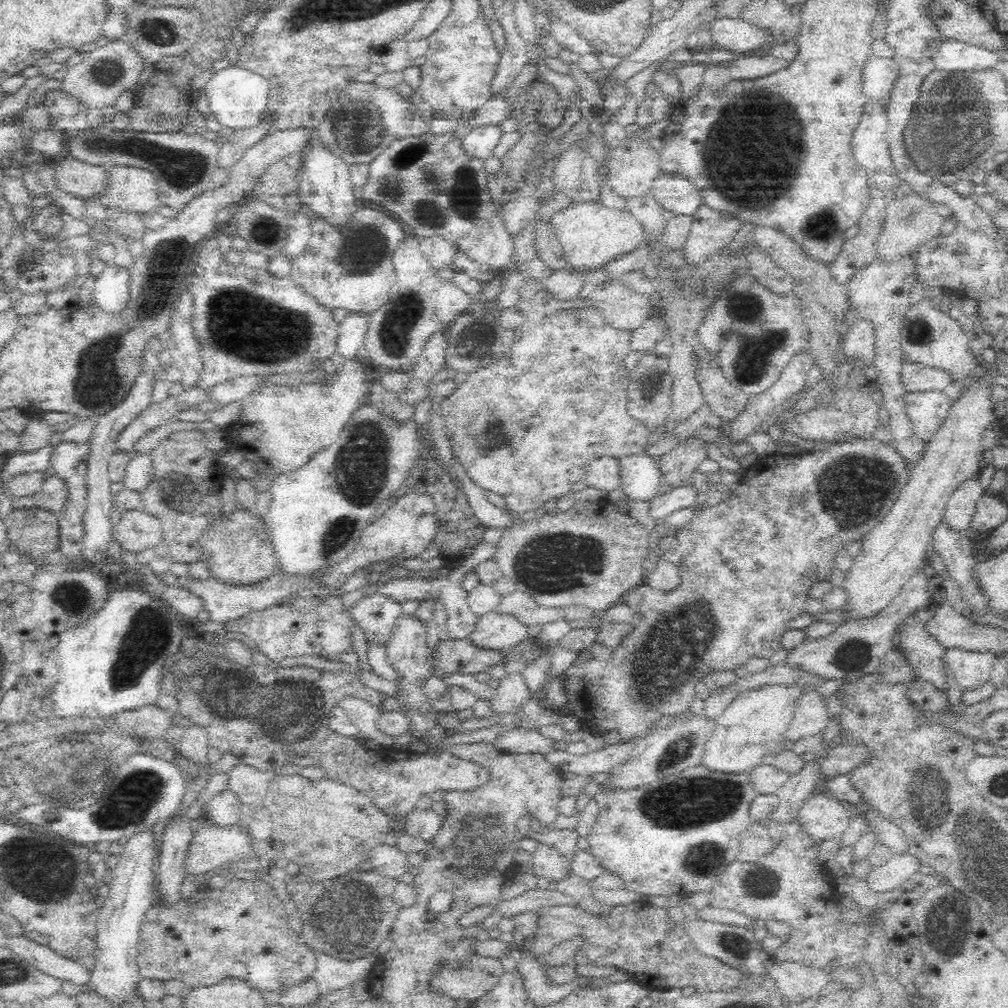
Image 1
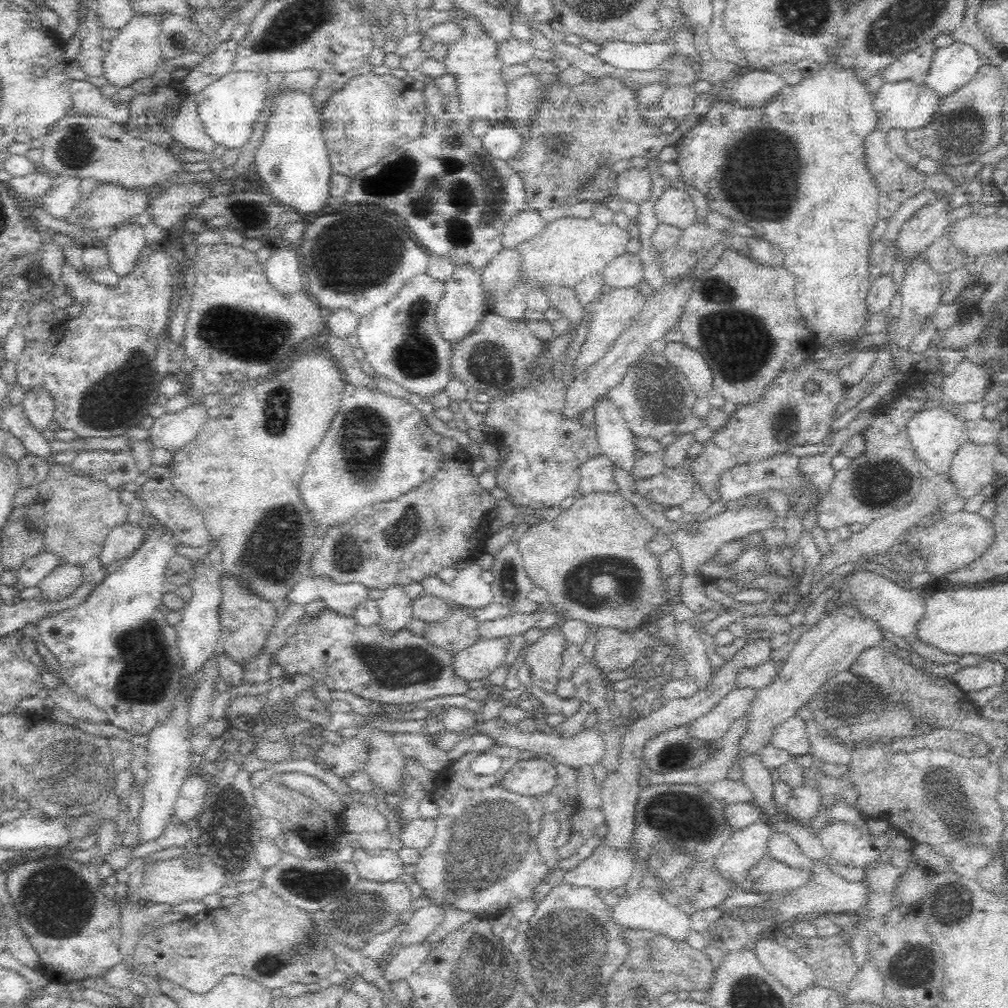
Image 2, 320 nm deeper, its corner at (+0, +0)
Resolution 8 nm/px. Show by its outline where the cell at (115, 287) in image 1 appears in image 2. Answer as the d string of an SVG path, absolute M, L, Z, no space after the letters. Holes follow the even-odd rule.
M127 221L118 226L116 232L102 242L106 251L109 269L124 278L134 270L142 246L145 245L143 226Z

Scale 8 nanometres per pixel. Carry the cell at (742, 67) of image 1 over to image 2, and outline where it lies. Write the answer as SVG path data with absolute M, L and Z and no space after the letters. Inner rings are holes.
M752 70L734 75L727 83L731 100L741 107L760 107L786 86L785 81L771 70Z

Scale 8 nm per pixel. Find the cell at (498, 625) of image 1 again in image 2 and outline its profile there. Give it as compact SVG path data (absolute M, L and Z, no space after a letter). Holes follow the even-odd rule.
M484 638L460 650L454 659L454 671L466 681L488 678L496 668L506 665L510 658L510 638Z

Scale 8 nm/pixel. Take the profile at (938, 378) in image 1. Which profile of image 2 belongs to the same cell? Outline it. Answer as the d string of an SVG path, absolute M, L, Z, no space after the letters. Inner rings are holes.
M962 359L950 374L944 375L941 390L946 399L954 402L978 402L984 399L990 385L991 378L984 366Z

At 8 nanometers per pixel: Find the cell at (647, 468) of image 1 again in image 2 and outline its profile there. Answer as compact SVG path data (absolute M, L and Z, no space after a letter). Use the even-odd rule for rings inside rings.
M602 396L593 406L597 422L597 439L602 455L607 456L615 470L630 472L635 464L634 435L623 419L621 412L608 396Z

